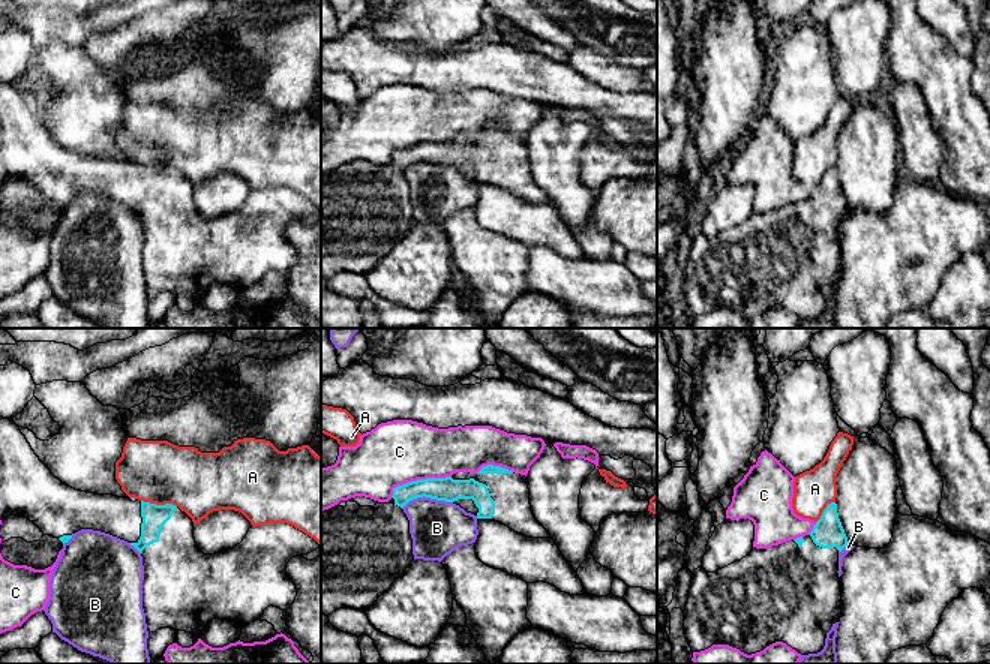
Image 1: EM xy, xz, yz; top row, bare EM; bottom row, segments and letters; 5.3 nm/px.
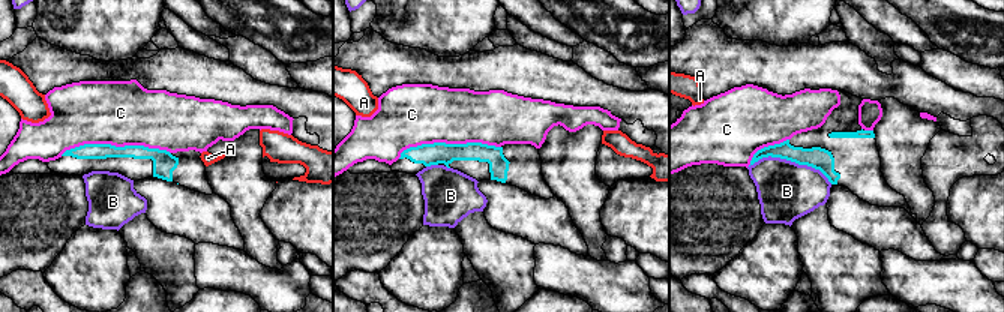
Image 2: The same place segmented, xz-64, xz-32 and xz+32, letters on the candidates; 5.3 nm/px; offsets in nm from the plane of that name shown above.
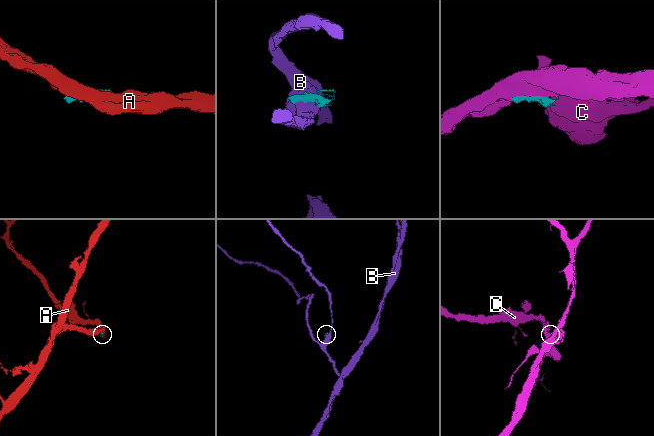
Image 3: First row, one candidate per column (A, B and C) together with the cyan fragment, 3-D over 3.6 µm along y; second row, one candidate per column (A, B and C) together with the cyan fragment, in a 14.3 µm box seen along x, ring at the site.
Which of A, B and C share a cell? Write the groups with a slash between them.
A / B / C

